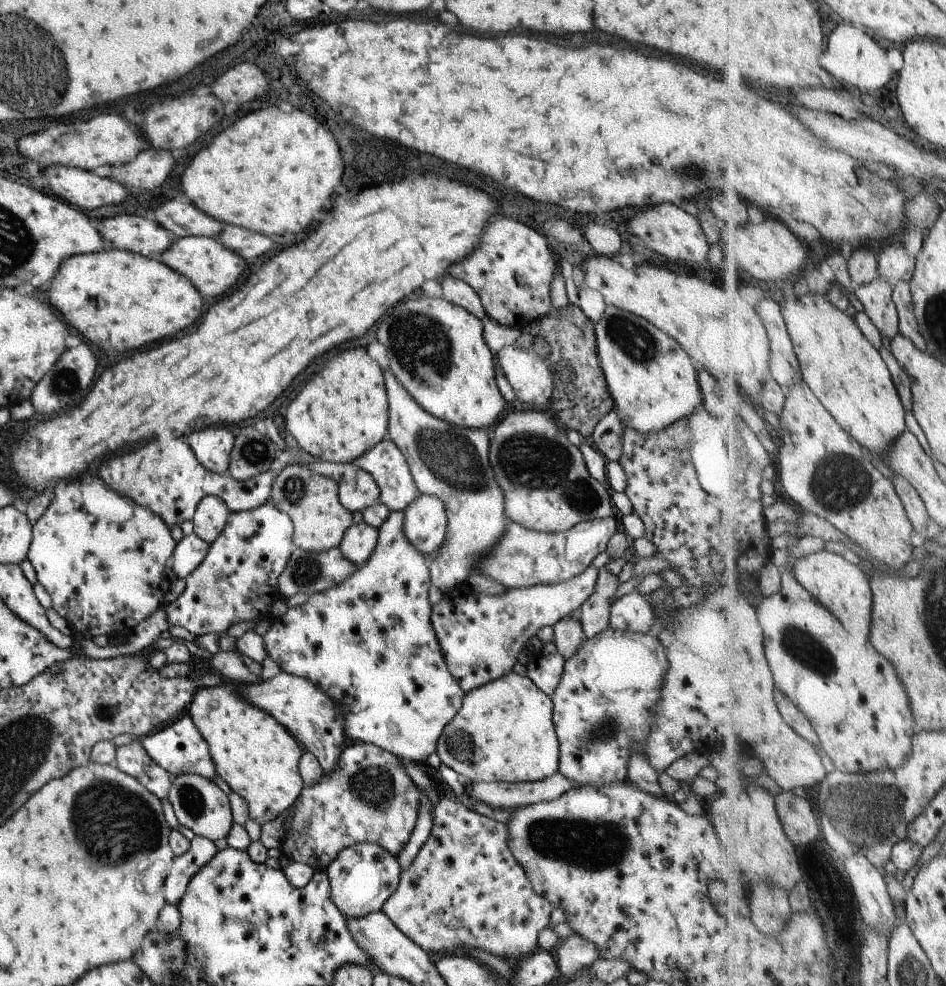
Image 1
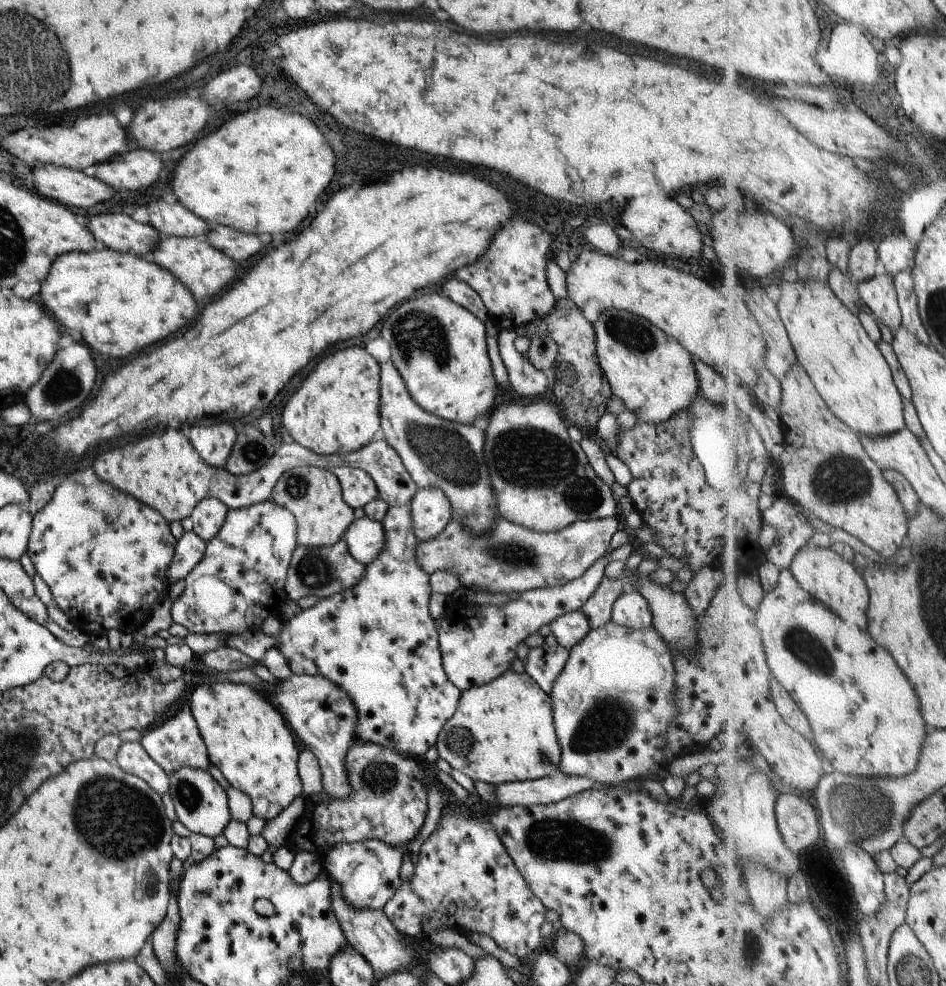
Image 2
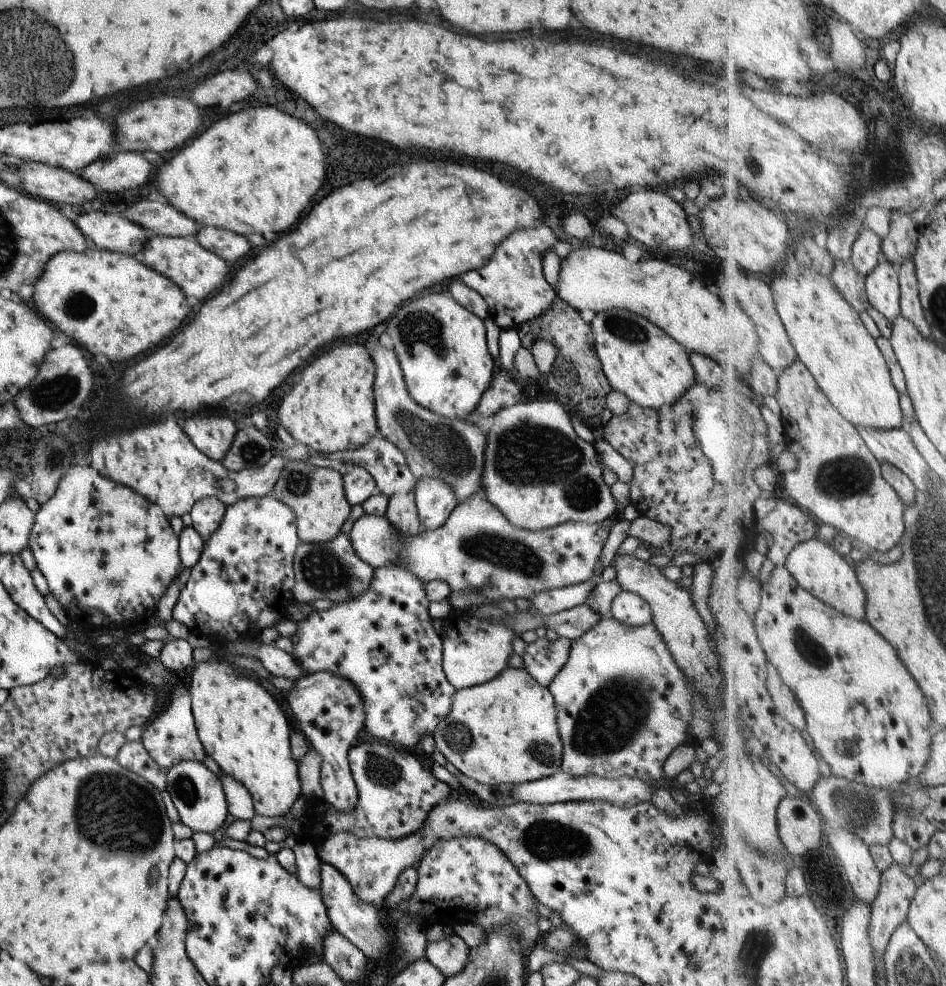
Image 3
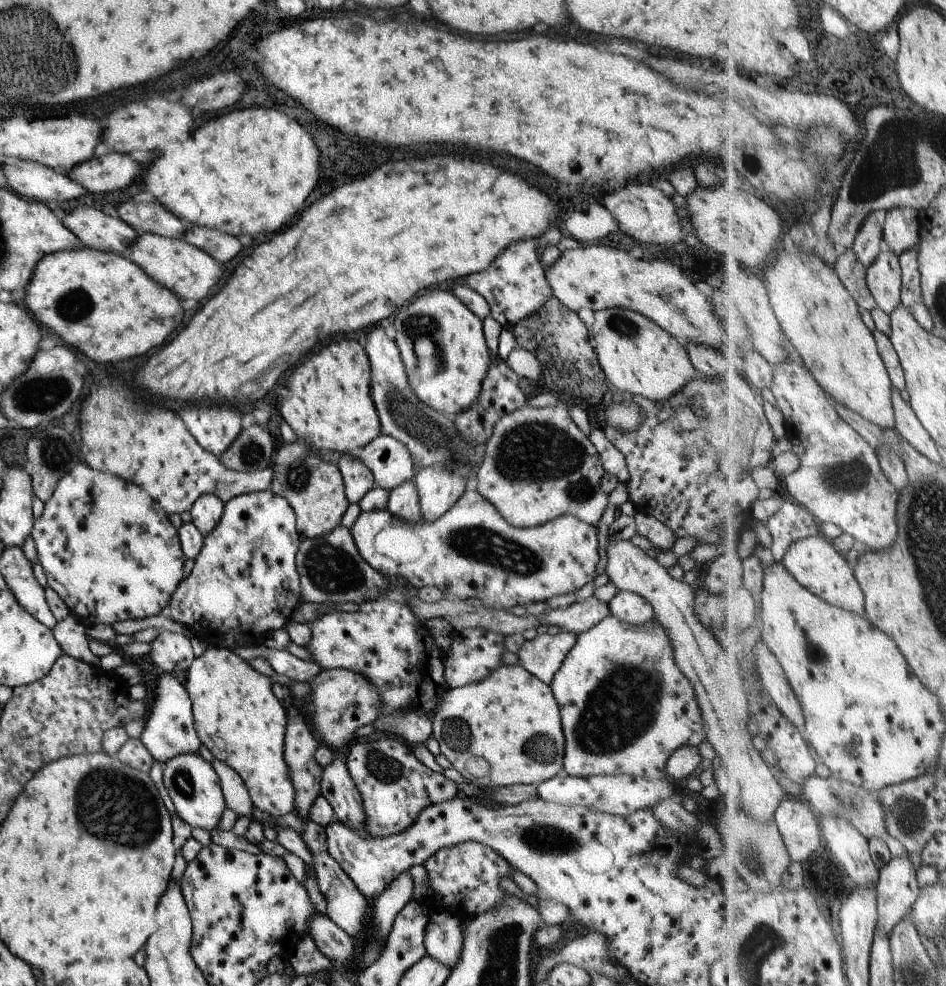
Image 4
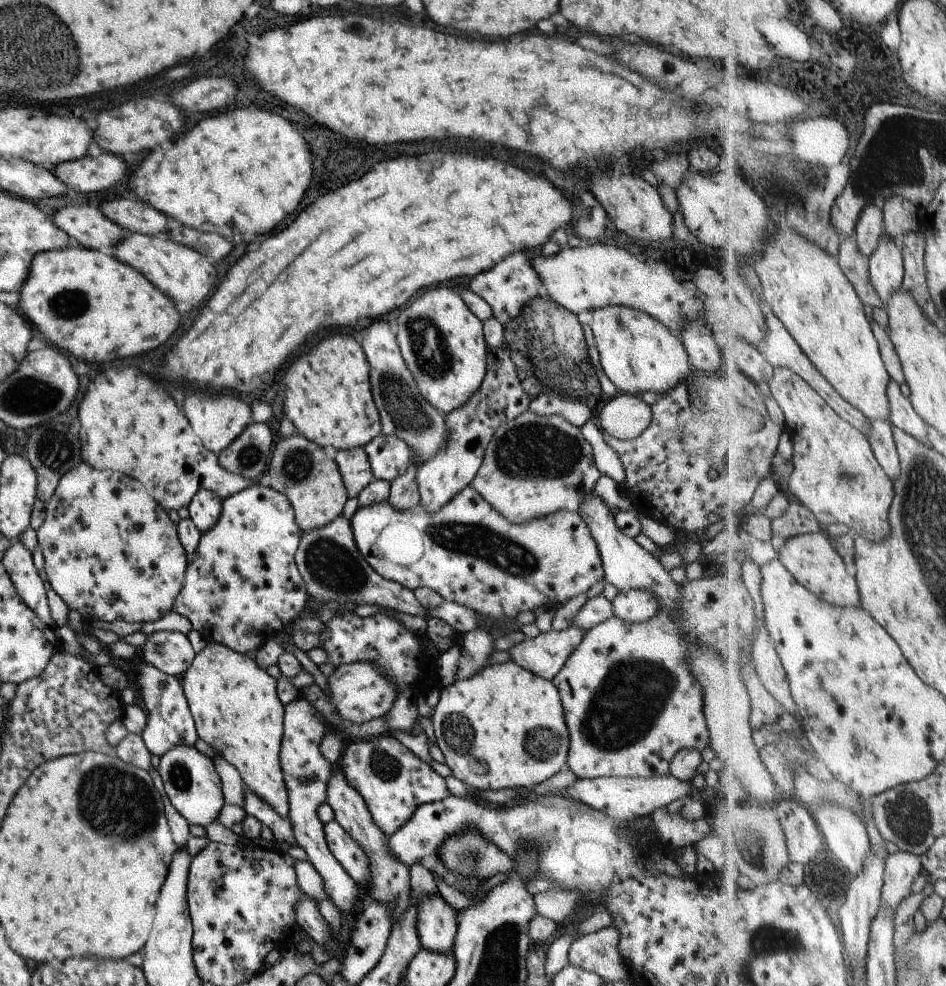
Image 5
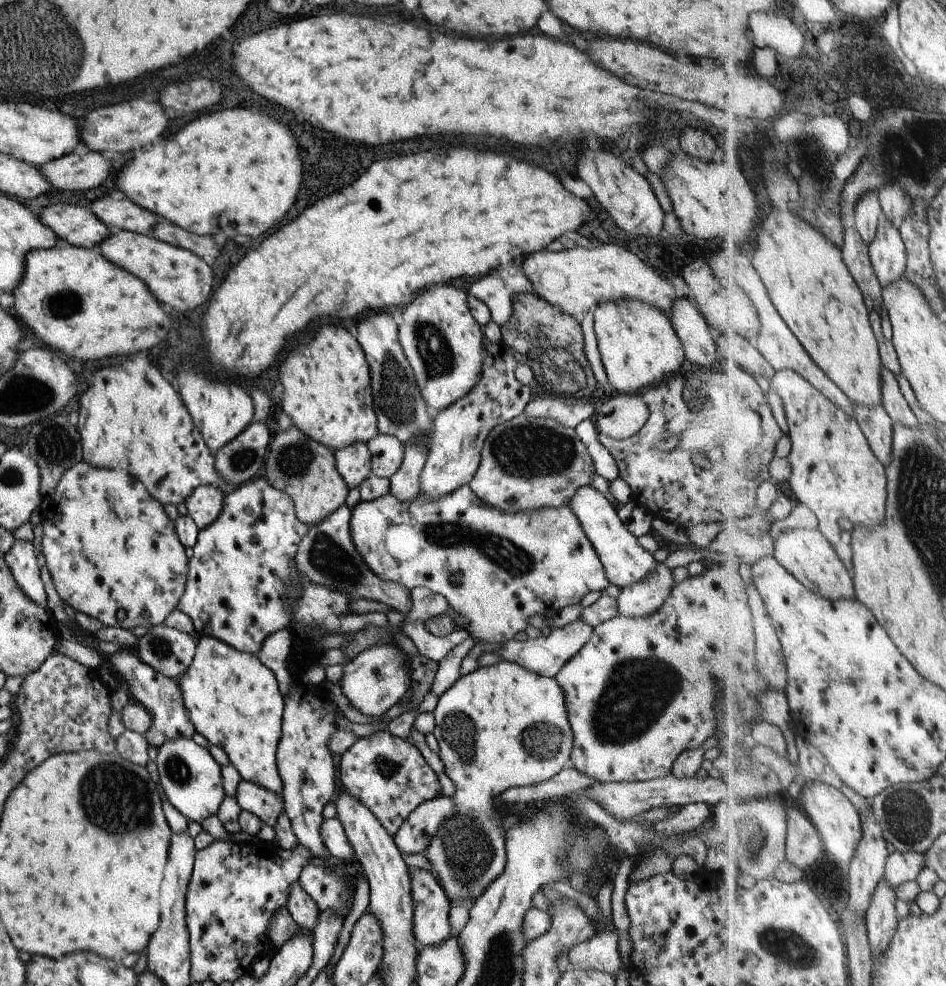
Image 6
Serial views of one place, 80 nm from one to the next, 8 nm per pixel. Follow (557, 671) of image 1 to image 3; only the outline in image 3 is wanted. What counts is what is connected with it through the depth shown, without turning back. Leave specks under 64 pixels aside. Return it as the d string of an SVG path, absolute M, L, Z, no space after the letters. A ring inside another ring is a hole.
M545 636L524 647L521 658L523 668L541 686L547 687L554 674L565 664L570 642L563 637L549 641Z

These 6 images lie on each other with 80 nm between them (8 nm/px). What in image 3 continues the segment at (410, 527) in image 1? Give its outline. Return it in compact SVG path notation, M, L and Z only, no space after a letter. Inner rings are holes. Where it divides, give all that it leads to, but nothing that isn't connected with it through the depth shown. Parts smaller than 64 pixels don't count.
M419 477L412 491L419 522L425 529L438 529L457 503L451 485L435 477Z

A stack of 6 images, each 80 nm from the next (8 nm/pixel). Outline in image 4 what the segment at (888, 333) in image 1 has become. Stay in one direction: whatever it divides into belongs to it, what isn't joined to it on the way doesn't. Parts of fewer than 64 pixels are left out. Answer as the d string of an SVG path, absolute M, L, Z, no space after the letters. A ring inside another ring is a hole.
M884 246L868 268L867 280L879 308L887 315L895 312L902 304L903 270L900 256Z

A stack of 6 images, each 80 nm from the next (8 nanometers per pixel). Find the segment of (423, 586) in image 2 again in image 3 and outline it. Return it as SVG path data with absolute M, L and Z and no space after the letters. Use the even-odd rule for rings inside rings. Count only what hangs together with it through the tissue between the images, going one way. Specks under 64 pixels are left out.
M413 491L392 494L388 498L383 515L392 527L402 534L403 539L422 530L416 511ZM403 564L373 570L369 588L363 594L343 603L334 603L328 610L312 611L306 619L296 622L298 629L290 638L293 644L291 656L307 674L325 671L350 680L364 704L363 729L379 740L416 752L419 738L432 736L449 712L454 688L442 671L442 642L427 614L429 601L425 585Z

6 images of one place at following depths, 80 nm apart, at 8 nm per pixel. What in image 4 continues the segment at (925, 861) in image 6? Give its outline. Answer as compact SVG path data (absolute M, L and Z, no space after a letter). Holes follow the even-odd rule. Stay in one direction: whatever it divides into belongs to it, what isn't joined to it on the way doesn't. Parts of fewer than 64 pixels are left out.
M909 854L892 857L880 869L878 880L879 929L891 936L895 925L907 916L921 891Z

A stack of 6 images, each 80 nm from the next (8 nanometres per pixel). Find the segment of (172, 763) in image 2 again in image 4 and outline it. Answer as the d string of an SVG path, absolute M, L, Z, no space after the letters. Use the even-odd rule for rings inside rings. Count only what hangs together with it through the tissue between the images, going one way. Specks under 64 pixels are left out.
M169 673L159 674L153 684L154 696L138 739L143 743L153 760L157 760L161 764L169 758L175 757L176 754L197 752L200 740L194 729L192 708L184 685Z

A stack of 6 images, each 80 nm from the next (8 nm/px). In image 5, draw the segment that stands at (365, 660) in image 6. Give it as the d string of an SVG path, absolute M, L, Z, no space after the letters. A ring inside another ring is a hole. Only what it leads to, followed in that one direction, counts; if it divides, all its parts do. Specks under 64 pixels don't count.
M355 661L339 665L336 667L333 674L326 678L326 681L329 694L325 695L336 708L341 718L350 720L351 722L361 723L379 716L384 716L396 699L396 686L369 661Z

